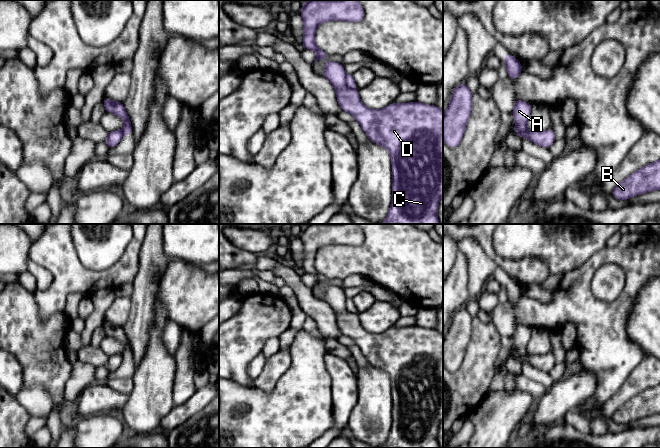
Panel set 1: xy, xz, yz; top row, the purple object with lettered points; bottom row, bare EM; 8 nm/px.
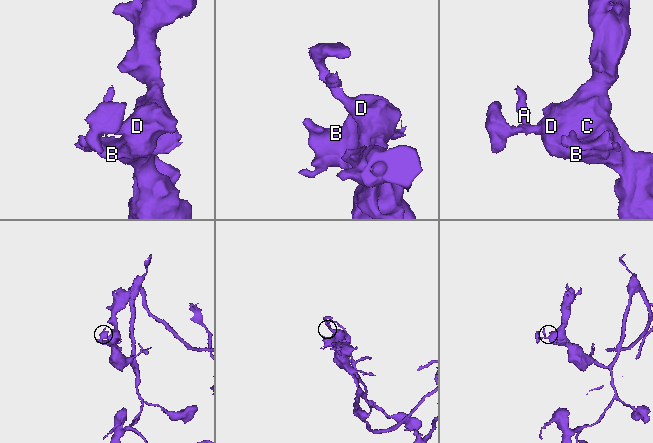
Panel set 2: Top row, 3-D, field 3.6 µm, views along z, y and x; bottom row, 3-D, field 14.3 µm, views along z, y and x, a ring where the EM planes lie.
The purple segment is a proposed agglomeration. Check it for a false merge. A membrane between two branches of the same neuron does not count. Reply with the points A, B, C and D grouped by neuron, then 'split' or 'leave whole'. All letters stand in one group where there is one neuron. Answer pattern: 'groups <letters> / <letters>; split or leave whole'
groups A / B C D; split

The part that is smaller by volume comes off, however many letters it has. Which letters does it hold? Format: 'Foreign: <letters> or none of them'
Foreign: A

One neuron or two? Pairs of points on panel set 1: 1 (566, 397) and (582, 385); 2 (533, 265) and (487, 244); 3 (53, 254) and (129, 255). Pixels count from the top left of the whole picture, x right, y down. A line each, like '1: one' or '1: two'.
1: one
2: one
3: one

